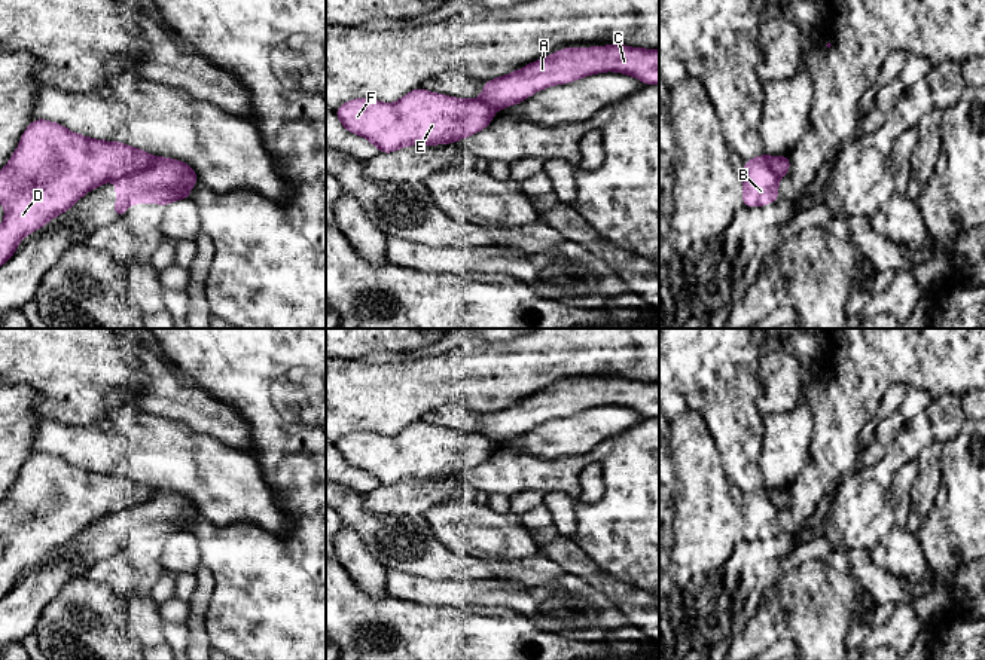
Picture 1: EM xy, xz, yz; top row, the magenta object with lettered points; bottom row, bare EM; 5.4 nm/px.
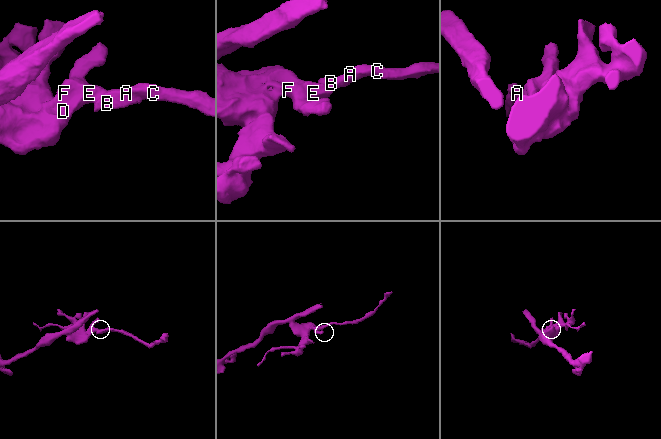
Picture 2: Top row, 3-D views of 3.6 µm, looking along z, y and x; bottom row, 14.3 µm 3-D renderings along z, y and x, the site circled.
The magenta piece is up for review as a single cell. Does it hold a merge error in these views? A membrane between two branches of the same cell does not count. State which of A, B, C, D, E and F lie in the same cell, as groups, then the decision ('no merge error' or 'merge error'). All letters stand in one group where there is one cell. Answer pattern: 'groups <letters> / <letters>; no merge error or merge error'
groups A B C / D E F; merge error

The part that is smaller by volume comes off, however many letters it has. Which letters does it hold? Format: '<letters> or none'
A, B, C

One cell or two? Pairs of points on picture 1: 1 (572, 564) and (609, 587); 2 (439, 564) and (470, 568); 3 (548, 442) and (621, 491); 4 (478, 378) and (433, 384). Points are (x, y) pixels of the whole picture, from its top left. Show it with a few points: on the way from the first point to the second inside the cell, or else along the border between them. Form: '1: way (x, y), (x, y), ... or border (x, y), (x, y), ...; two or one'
1: way (581, 565), (600, 580); one
2: way (447, 565), (463, 567); one
3: border (601, 442), (579, 455), (534, 458); two
4: way (467, 378), (444, 379); one

